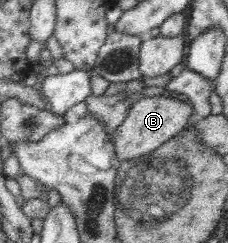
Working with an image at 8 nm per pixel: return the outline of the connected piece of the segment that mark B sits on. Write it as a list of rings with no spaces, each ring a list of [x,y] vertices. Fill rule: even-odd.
[[[167,93],[142,97],[129,107],[125,121],[122,121],[121,125],[117,127],[112,138],[114,153],[121,164],[139,160],[145,154],[152,153],[161,144],[181,133],[193,119],[195,119],[193,104],[183,97]]]

